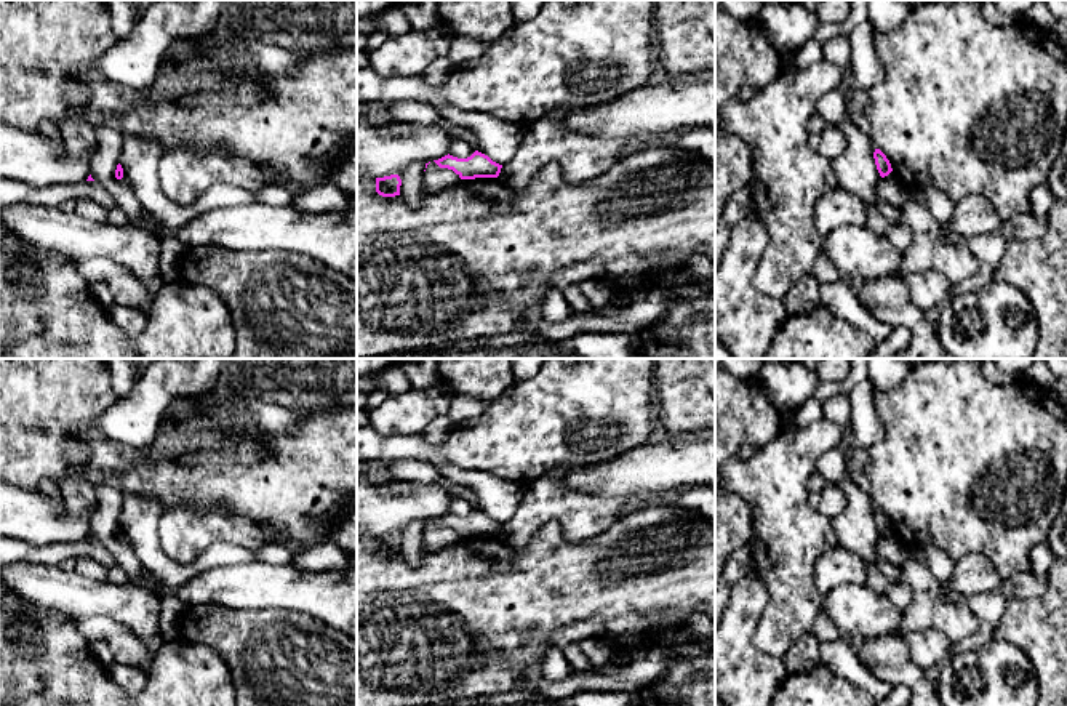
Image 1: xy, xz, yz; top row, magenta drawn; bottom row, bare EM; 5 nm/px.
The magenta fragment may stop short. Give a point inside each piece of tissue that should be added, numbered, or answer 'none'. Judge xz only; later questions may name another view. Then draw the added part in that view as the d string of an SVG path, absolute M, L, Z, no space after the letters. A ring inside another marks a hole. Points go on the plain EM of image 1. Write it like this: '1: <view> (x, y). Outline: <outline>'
none

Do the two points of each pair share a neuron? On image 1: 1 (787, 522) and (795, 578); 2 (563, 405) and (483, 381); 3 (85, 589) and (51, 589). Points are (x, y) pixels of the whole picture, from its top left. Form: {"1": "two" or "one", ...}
{"1": "one", "2": "two", "3": "one"}

